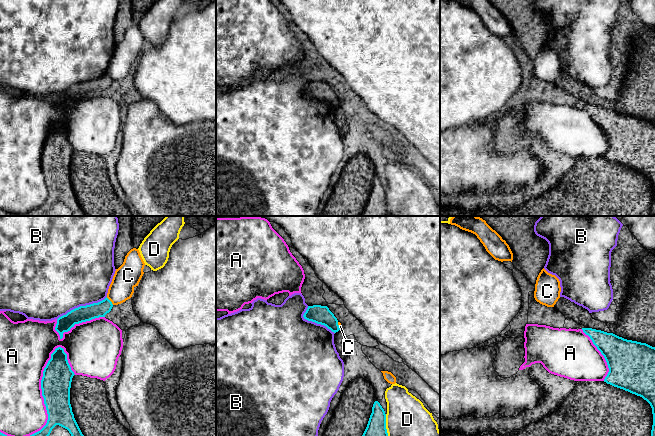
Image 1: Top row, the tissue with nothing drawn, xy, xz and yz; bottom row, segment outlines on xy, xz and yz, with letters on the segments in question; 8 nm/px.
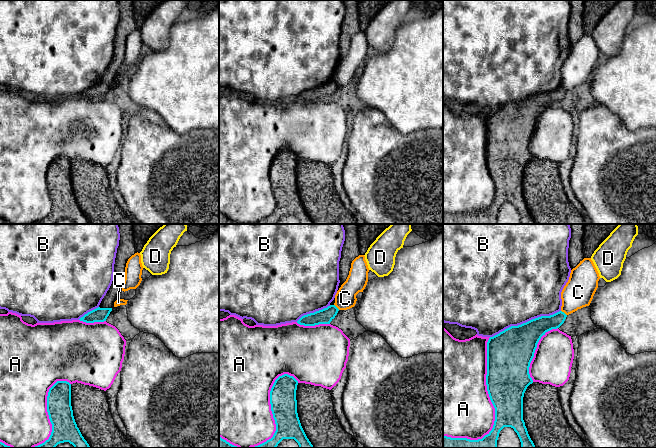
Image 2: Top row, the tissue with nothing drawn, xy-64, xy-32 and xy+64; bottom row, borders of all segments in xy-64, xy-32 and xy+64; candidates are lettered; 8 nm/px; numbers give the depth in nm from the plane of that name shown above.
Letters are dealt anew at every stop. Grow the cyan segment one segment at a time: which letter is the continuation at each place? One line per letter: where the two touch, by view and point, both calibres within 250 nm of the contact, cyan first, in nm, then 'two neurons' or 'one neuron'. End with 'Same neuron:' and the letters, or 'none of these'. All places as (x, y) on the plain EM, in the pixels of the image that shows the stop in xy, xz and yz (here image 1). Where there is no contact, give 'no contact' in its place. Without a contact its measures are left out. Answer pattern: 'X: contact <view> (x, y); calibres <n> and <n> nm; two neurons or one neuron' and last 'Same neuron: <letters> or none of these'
A: contact xy (45, 181); calibres 240 and 360 nm; two neurons
B: contact xy (81, 82); calibres 130 and 500 nm; two neurons
C: contact xy (110, 77); calibres 130 and 200 nm; two neurons
D: contact xz (385, 202); calibres 200 and 400 nm; two neurons
Same neuron: none of these

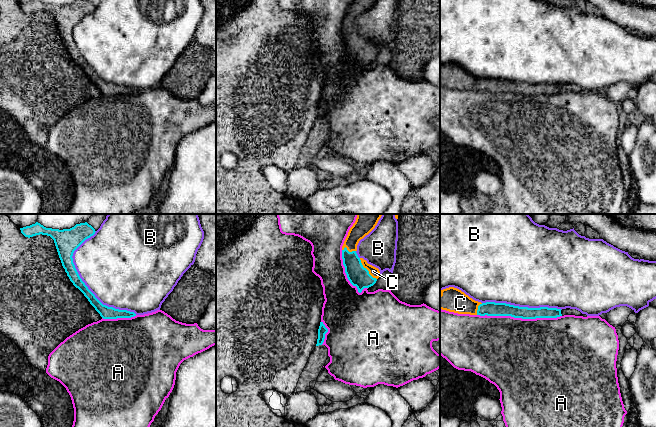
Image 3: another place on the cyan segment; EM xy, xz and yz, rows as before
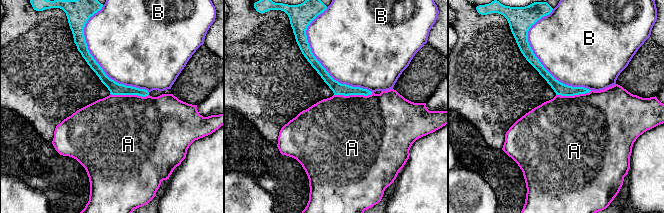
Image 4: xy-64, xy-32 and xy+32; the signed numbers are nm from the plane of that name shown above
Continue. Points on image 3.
A: contact yz (519, 93); calibres 110 and 480 nm; two neurons
B: contact xy (84, 59); calibres 100 and 500 nm; two neurons
C: contact xz (366, 45); calibres 160 and 80 nm; one neuron
Same neuron: C

